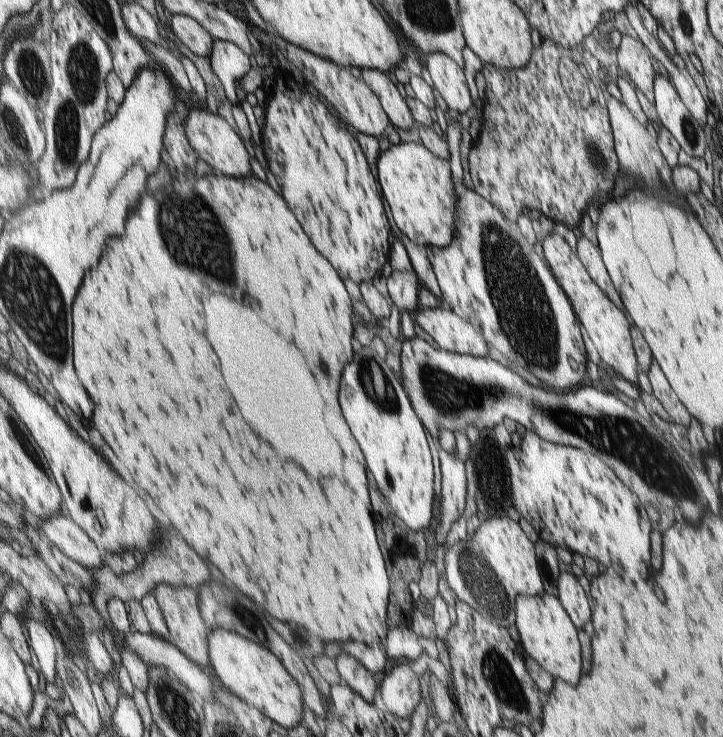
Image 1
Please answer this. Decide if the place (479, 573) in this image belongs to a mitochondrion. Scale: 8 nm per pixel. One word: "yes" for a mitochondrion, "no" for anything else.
yes

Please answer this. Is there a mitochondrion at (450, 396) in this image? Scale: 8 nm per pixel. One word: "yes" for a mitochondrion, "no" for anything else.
yes

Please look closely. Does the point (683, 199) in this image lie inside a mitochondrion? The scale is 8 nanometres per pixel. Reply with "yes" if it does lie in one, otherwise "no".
no

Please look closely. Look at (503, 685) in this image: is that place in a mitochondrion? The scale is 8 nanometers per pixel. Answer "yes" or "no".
yes

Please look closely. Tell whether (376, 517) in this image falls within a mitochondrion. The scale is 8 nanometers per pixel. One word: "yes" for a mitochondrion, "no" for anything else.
no

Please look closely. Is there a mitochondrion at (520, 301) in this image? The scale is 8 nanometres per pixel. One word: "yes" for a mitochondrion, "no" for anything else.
yes

